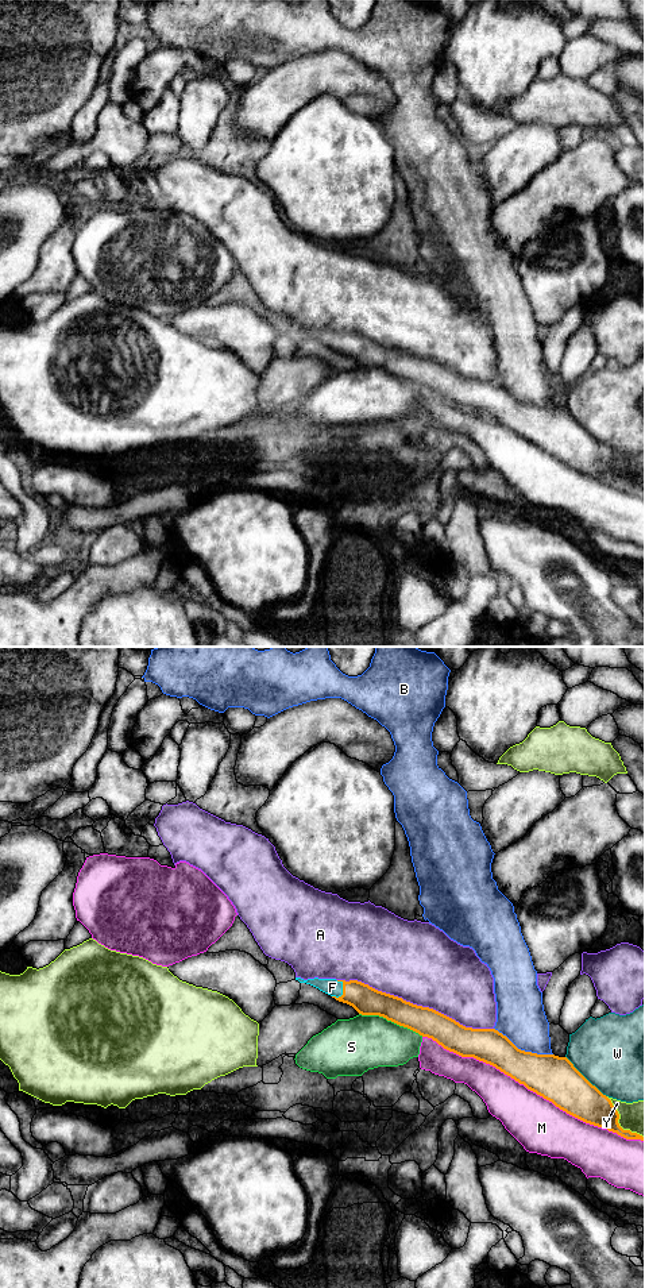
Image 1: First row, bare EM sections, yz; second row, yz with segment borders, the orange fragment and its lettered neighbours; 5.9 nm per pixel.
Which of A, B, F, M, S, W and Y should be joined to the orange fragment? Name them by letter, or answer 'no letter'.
F

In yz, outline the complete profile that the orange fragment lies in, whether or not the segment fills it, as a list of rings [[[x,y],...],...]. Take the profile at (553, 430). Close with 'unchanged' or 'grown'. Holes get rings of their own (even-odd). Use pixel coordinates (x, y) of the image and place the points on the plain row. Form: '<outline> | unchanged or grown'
[[[296,329],[296,332],[310,336],[331,347],[336,352],[352,358],[362,367],[383,369],[387,373],[408,379],[422,389],[432,390],[444,401],[461,409],[474,409],[490,416],[520,436],[524,436],[528,441],[552,454],[560,462],[586,475],[607,481],[609,483],[617,485],[626,491],[645,493],[642,487],[632,485],[630,482],[623,482],[619,478],[619,466],[611,452],[592,437],[567,409],[521,402],[506,387],[495,381],[466,379],[433,360],[413,356],[402,350],[378,343],[358,332],[345,333],[318,329],[308,332]]] | grown

